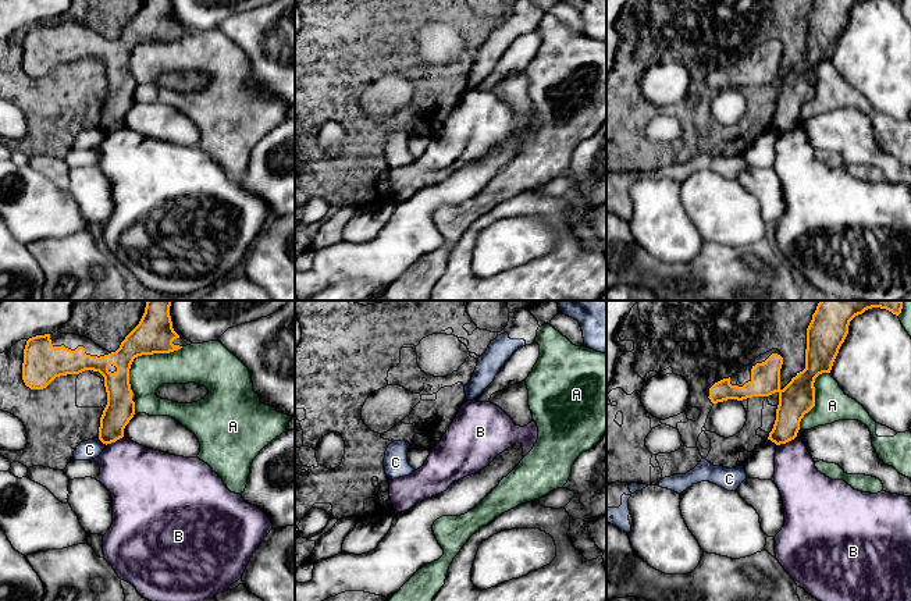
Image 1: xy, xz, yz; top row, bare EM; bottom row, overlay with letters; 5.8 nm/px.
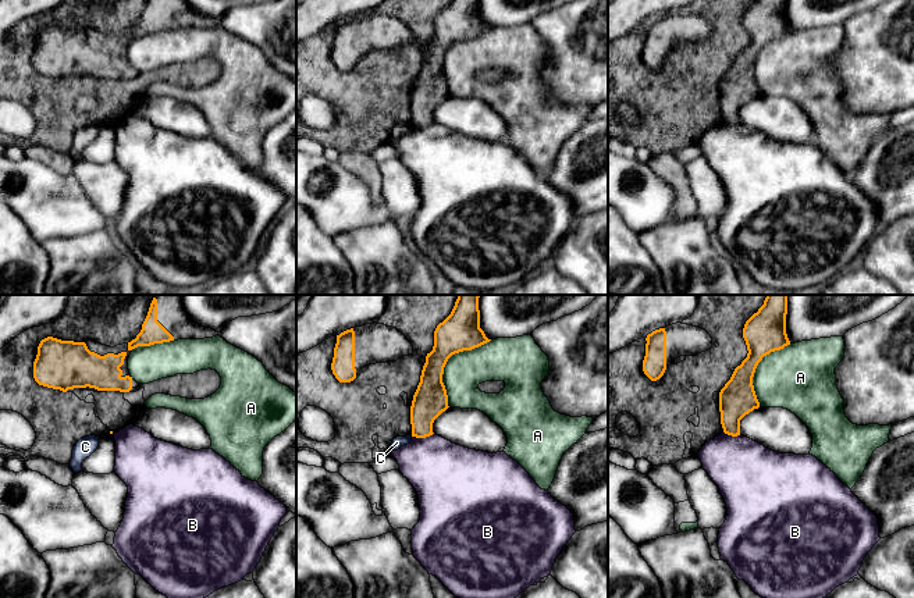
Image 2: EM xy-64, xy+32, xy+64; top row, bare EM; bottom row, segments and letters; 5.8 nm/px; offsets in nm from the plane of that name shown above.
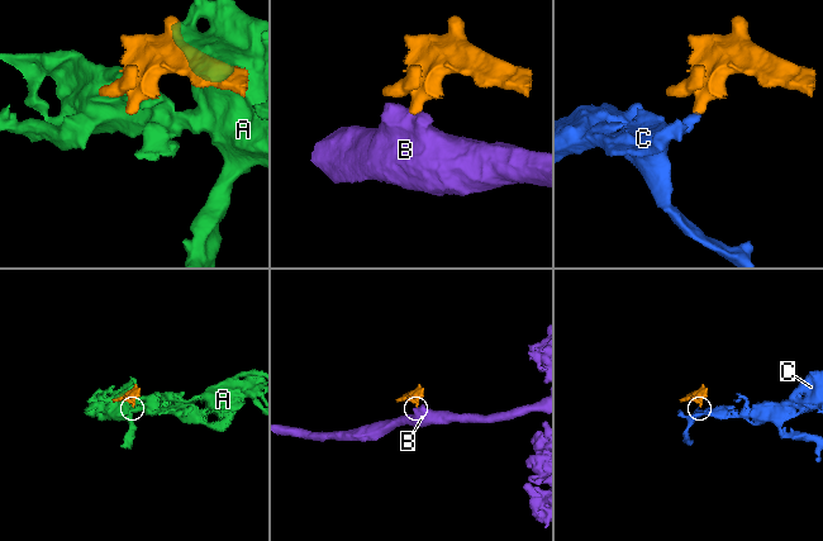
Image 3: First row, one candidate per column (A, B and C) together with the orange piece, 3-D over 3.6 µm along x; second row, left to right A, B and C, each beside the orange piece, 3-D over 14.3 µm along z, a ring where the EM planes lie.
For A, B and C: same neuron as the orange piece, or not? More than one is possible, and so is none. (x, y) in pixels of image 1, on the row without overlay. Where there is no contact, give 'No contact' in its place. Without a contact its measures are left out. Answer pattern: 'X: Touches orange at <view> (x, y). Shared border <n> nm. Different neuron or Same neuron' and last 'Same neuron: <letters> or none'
A: Touches orange at xy (145, 42). Shared border 380 nm. Different neuron
B: Touches orange at yz (786, 130). Shared border 130 nm. Different neuron
C: Touches orange at xy (102, 130). Shared border 70 nm. Different neuron
Same neuron: none

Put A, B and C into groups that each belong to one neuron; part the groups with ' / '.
A C / B

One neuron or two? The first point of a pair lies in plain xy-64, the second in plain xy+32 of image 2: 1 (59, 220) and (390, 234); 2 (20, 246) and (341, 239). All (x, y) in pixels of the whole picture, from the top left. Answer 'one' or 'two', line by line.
1: two
2: two

